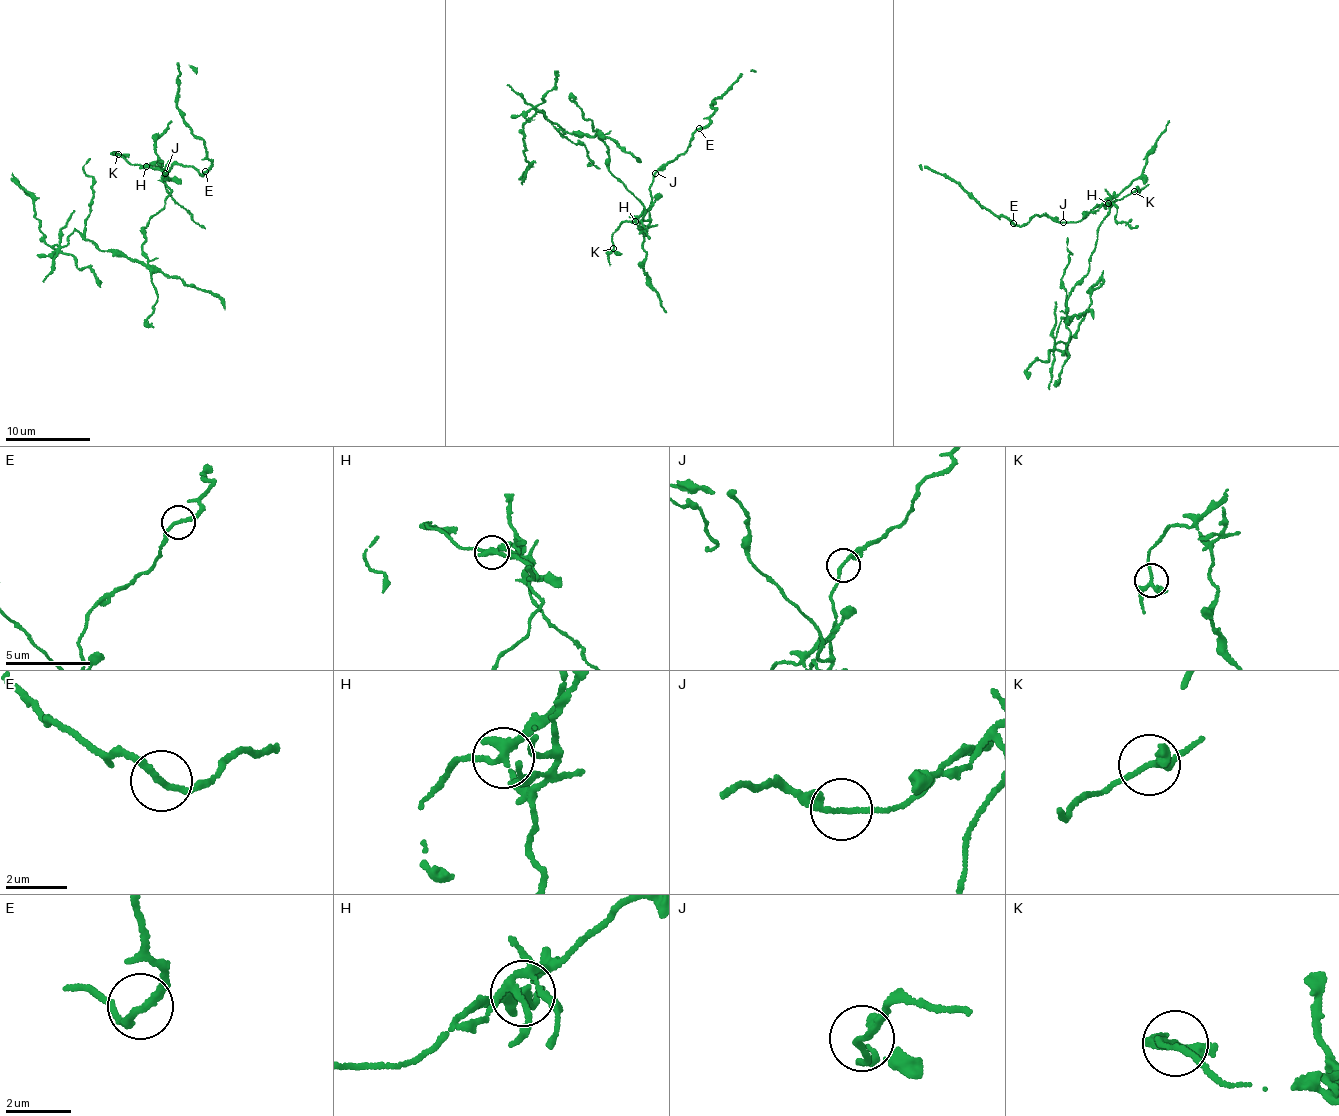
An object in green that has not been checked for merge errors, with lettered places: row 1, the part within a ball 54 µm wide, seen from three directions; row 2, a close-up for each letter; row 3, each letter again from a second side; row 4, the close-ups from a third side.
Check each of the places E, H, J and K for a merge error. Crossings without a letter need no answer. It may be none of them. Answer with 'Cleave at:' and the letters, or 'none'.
Cleave at: E, H

